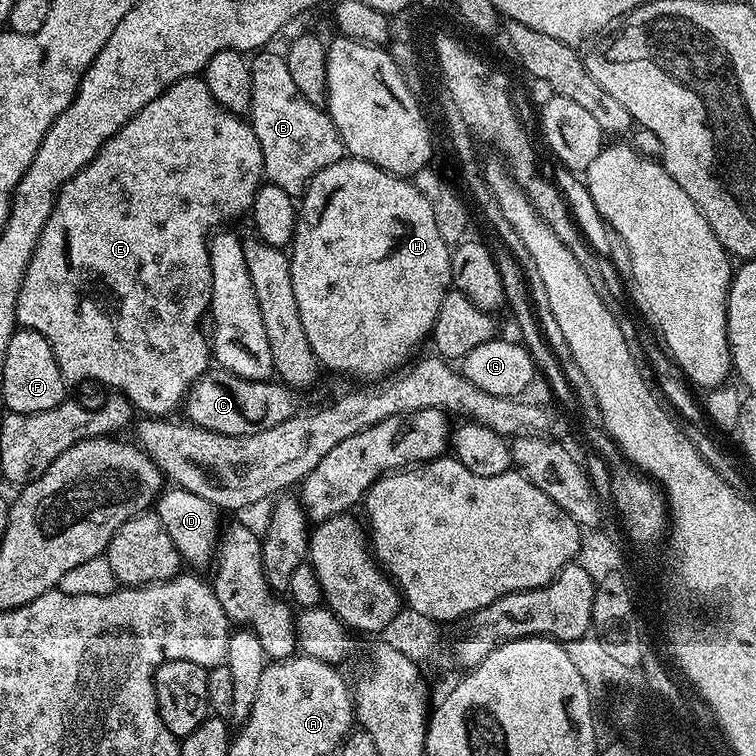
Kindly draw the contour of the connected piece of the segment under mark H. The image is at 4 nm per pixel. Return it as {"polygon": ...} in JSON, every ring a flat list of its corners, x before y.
{"polygon":[[345,156,325,170,320,170,311,180,298,206,295,234,289,247,291,281,294,298,298,300,299,318,306,331,307,341,317,361,332,370,338,370,367,381,383,379,401,369,412,357,420,342,426,340,434,327,440,304,451,289,451,247,445,242,434,223,430,202,426,201,416,184,405,177,384,171,364,159]]}

